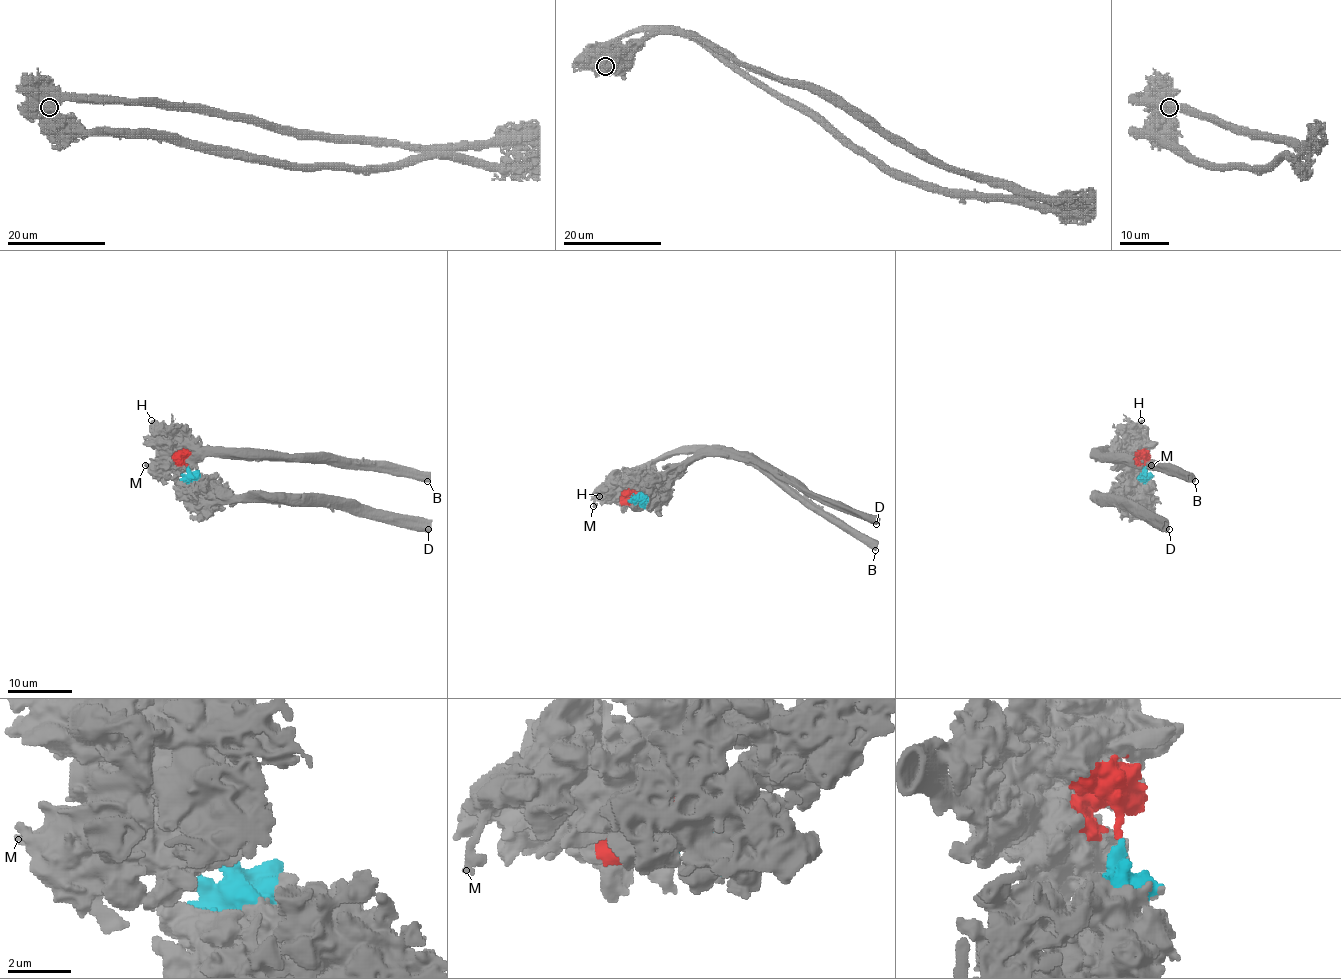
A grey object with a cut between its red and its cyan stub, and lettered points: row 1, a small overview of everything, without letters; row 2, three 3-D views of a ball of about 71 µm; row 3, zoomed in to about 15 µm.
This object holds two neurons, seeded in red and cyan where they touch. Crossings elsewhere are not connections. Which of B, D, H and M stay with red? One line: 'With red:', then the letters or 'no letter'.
With red: B, H, M

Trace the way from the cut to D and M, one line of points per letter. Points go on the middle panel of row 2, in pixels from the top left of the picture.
D: (635, 500), (643, 500), (680, 469), (704, 456), (725, 456), (779, 469), (876, 524)
M: (635, 500), (620, 494), (599, 494), (593, 507)

